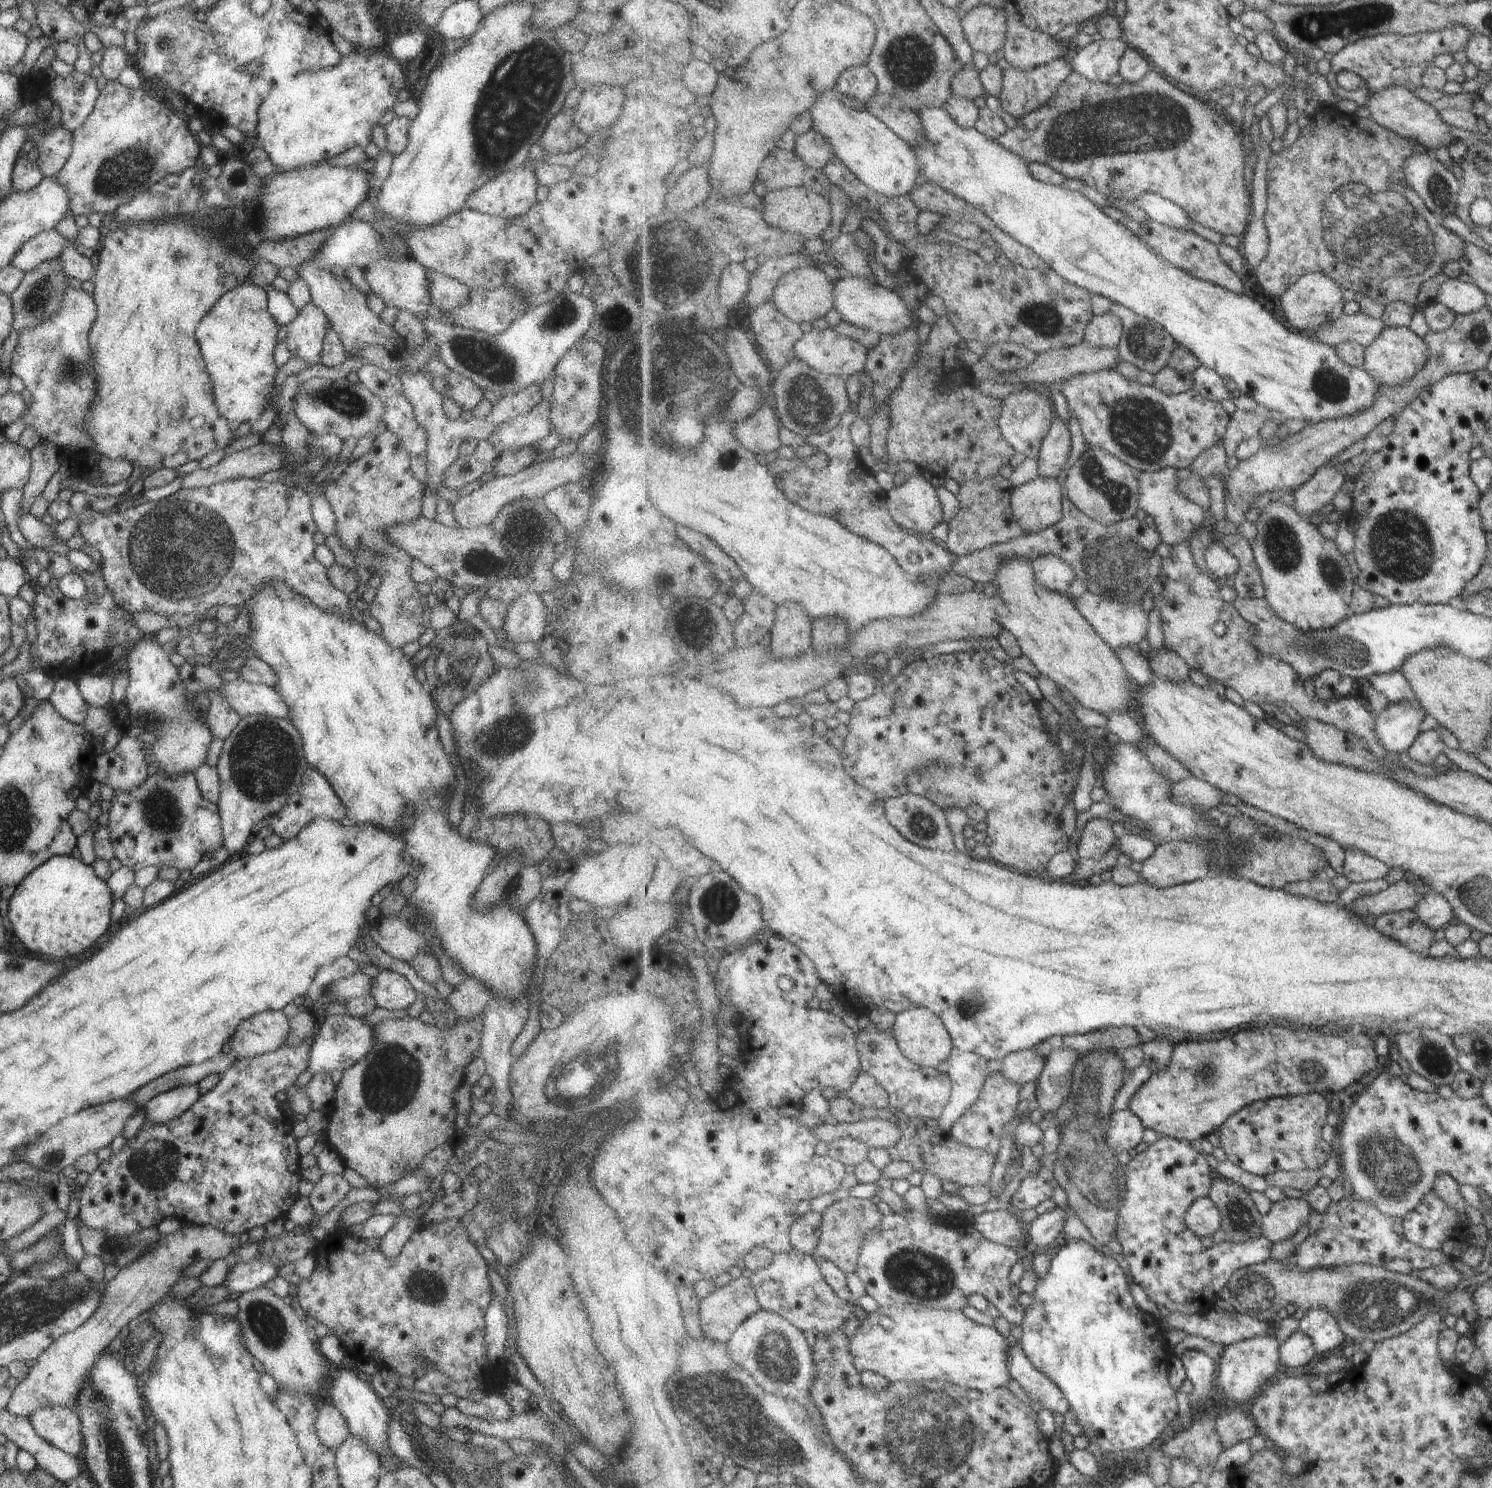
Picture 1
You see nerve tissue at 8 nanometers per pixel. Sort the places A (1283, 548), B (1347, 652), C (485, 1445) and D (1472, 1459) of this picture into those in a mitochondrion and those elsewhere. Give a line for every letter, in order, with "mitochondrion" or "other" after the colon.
A: mitochondrion
B: mitochondrion
C: other
D: mitochondrion

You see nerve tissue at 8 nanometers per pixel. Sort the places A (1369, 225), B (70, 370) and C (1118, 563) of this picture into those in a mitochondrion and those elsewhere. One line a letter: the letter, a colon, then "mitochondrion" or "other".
A: mitochondrion
B: mitochondrion
C: mitochondrion

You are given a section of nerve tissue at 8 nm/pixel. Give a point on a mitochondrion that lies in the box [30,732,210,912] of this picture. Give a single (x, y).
(162, 813)

